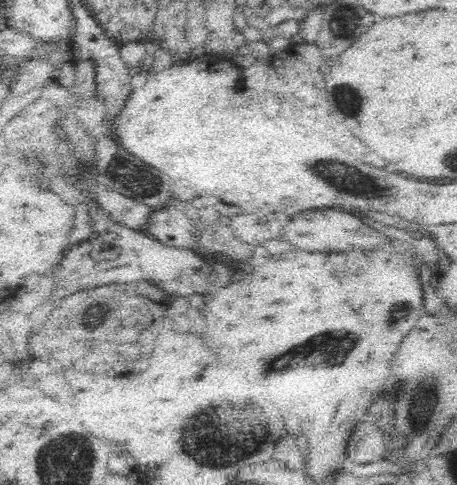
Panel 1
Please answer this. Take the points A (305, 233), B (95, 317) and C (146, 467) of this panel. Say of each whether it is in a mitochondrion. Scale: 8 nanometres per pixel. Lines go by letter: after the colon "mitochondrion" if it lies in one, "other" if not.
A: other
B: mitochondrion
C: other

